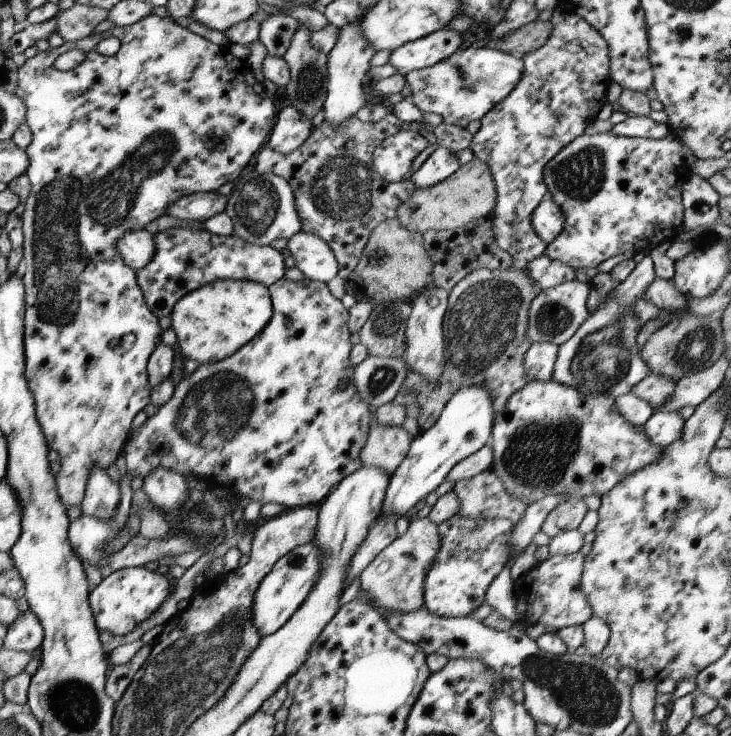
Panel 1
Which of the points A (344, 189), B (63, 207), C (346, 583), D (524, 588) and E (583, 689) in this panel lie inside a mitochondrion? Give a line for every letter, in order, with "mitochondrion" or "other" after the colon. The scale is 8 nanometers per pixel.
A: mitochondrion
B: mitochondrion
C: other
D: other
E: mitochondrion

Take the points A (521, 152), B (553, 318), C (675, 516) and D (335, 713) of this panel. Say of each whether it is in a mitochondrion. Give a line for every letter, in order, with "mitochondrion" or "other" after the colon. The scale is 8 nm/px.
A: other
B: mitochondrion
C: mitochondrion
D: other

